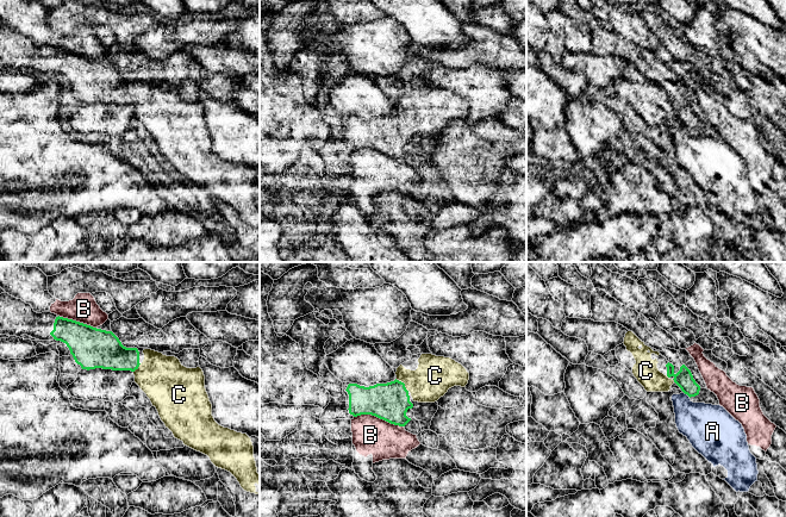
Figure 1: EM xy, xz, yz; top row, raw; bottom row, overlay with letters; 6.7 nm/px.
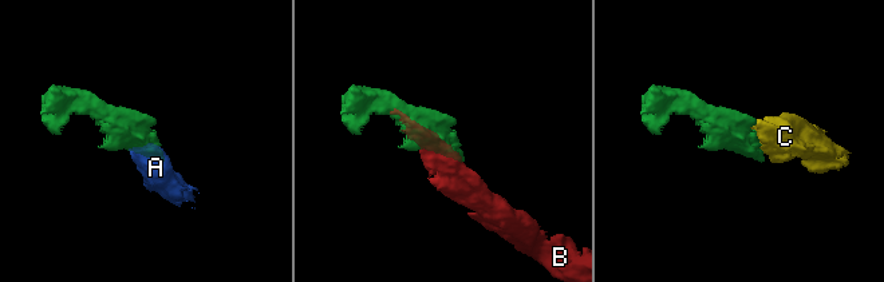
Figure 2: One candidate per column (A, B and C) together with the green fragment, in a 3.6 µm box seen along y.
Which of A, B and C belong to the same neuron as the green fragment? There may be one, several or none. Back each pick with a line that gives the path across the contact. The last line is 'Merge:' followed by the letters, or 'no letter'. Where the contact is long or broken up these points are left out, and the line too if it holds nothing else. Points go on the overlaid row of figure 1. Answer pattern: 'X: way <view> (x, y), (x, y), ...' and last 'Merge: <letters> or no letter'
C: way xz (390, 402), (404, 384), (429, 381), (435, 375)
Merge: C

